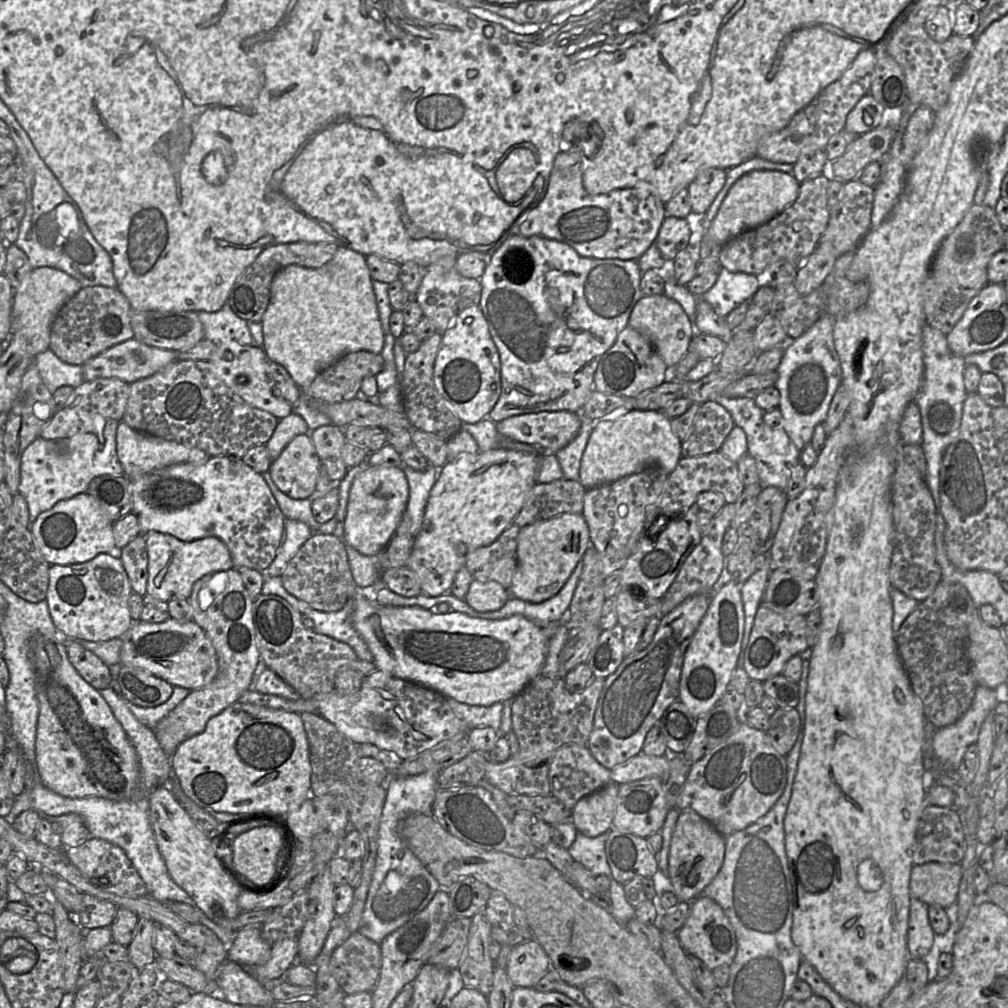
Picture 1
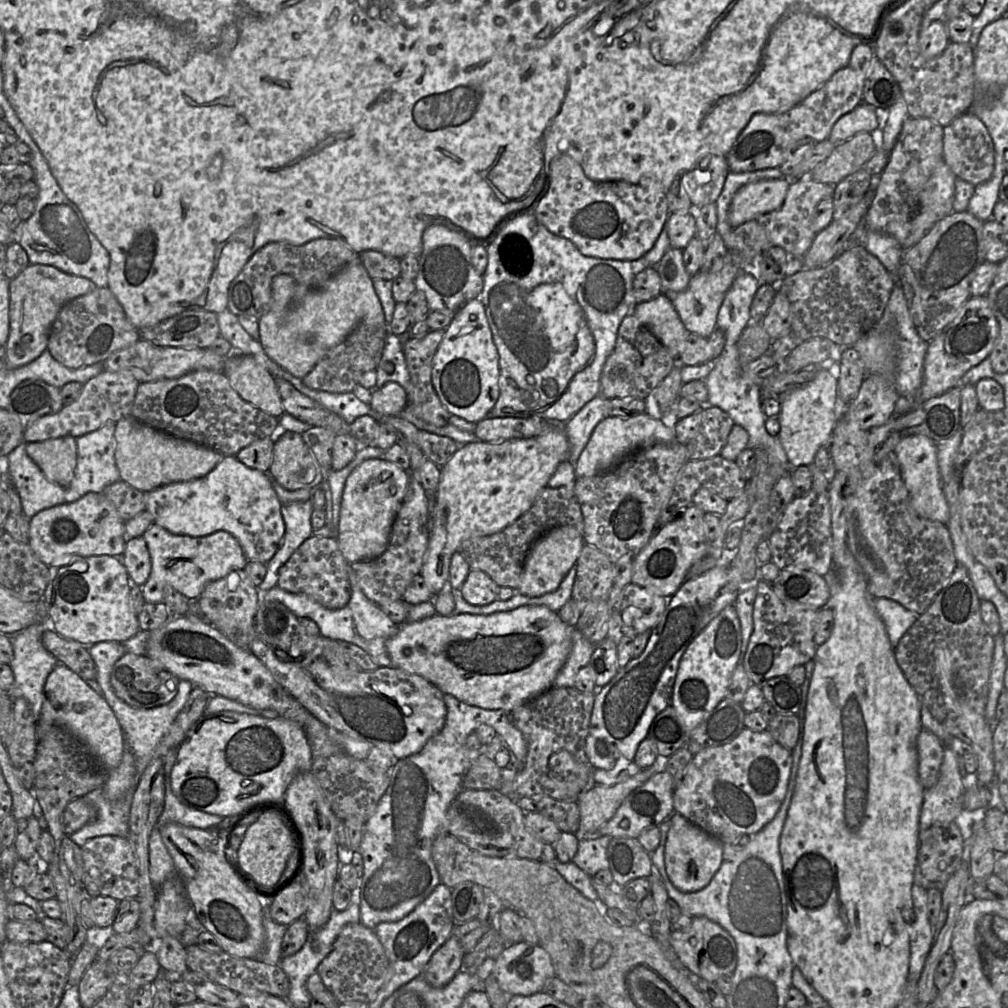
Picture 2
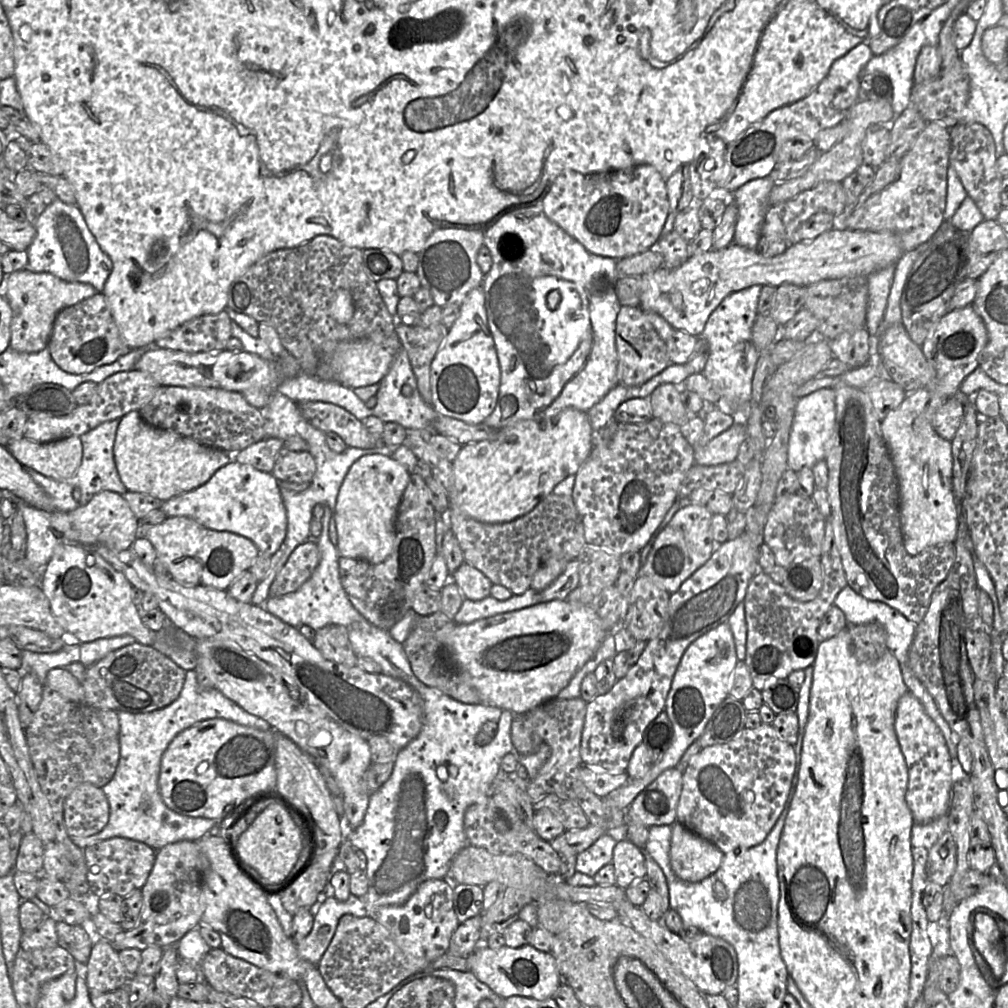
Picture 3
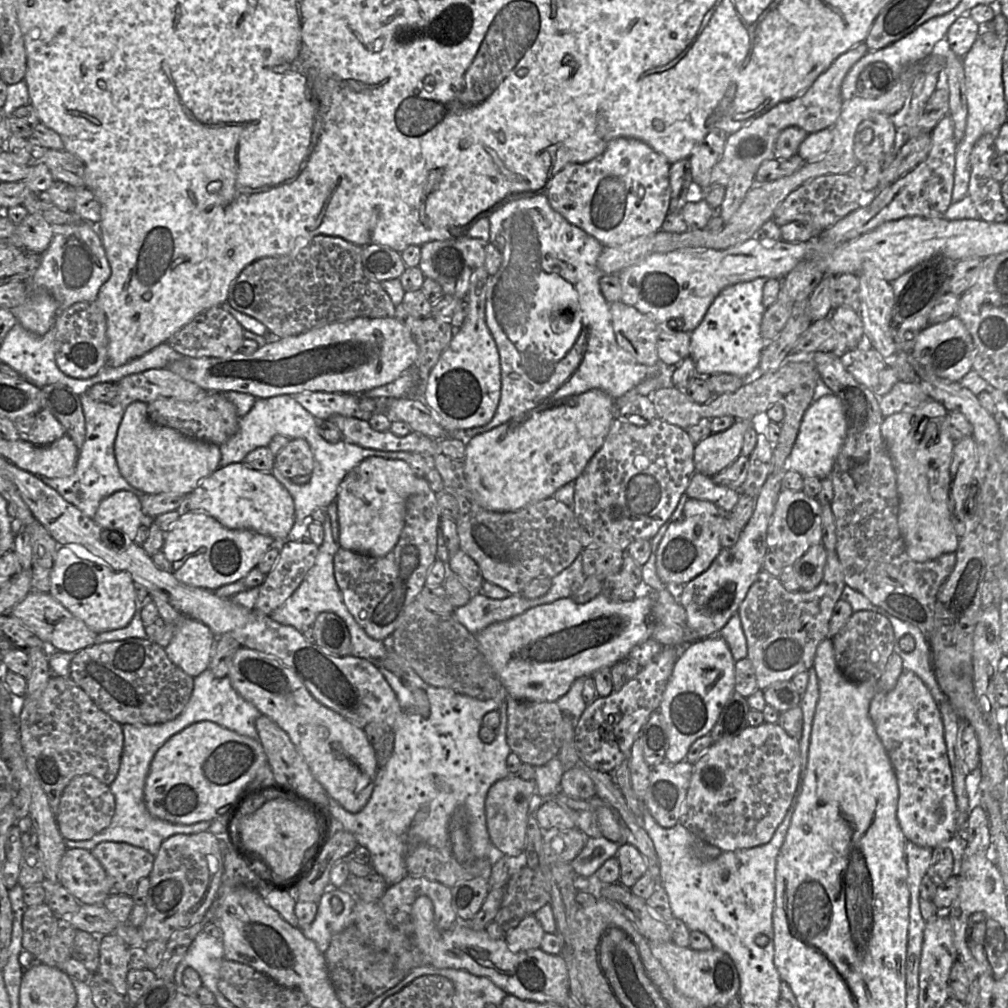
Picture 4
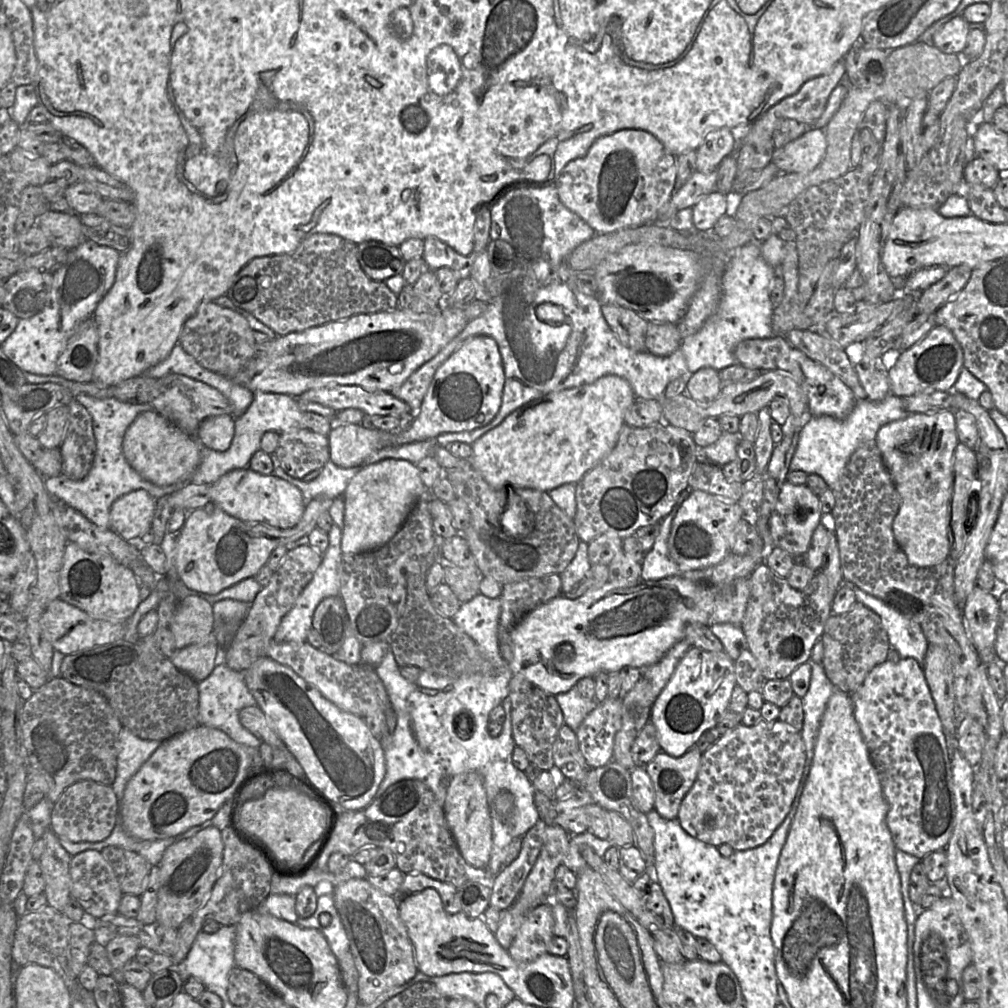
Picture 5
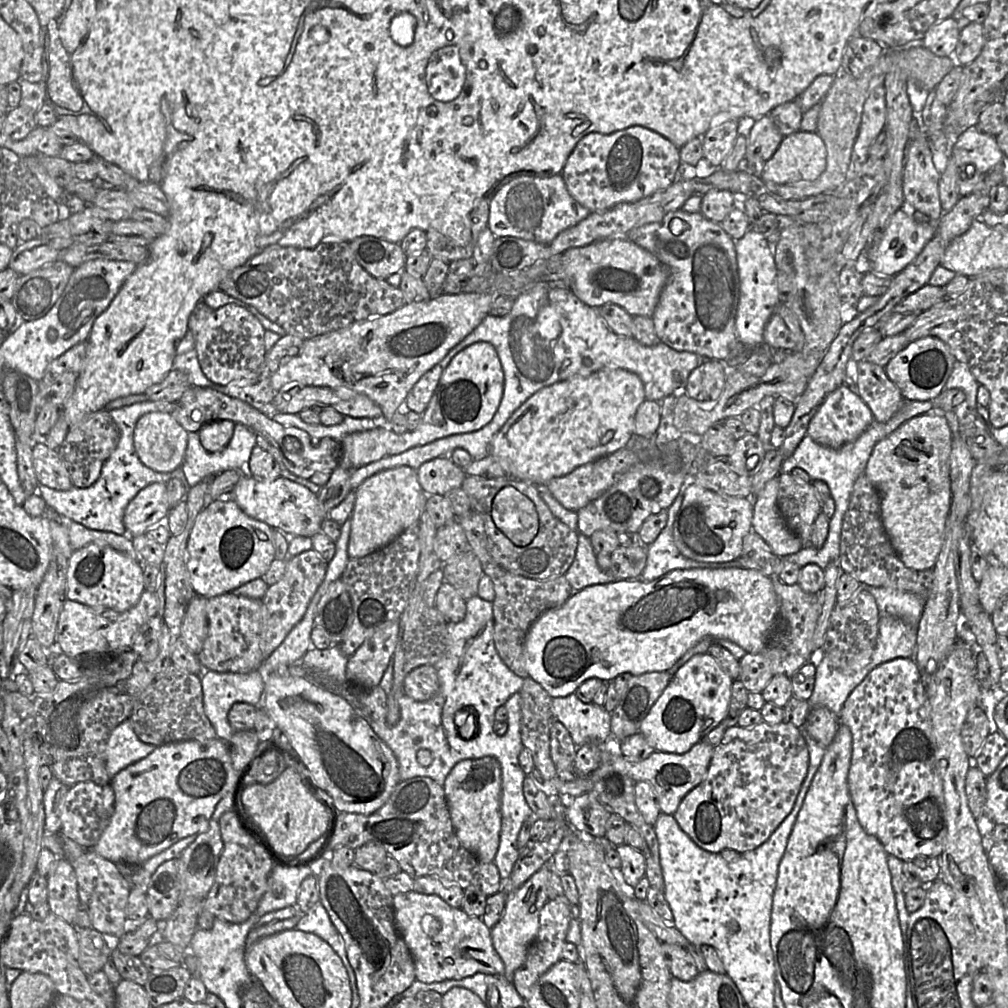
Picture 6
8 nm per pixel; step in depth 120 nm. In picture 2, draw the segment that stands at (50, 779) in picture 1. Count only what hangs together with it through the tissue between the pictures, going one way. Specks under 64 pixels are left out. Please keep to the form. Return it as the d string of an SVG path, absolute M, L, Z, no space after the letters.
M60 663L50 673L44 688L44 702L37 725L49 729L52 725L64 727L99 762L102 769L119 766L124 753L124 733L114 711L104 696L96 693L77 673Z

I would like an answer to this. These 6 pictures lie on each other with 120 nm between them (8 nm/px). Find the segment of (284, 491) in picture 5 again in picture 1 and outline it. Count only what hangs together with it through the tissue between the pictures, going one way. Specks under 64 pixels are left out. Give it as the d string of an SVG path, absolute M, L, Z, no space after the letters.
M211 456L203 464L179 463L130 478L133 510L141 534L161 532L181 541L190 542L205 537L217 537L228 547L234 568L251 568L265 573L281 545L285 516L262 474L253 470L237 456Z

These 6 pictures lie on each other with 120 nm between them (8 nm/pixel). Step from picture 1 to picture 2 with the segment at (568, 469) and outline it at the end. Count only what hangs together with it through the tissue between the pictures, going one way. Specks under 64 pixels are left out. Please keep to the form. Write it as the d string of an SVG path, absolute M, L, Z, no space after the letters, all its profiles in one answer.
M602 395L596 396L564 423L564 432L569 443L567 460L573 467L587 445L594 428L605 418L605 400Z

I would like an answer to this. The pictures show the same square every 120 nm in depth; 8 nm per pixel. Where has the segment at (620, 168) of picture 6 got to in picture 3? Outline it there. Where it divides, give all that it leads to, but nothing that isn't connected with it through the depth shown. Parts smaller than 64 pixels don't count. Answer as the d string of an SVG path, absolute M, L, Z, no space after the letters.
M651 165L581 173L564 170L541 201L546 217L589 252L617 259L656 248L669 214L666 180Z

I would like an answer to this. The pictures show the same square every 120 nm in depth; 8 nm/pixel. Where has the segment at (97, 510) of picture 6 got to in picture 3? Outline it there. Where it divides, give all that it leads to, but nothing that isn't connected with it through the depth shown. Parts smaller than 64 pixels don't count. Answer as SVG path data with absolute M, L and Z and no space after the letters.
M118 419L103 422L79 437L82 444L82 461L74 476L67 480L55 480L24 467L33 480L52 498L54 510L75 510L86 505L95 494L102 491L119 494L128 491L119 477L114 460L114 441L119 422Z

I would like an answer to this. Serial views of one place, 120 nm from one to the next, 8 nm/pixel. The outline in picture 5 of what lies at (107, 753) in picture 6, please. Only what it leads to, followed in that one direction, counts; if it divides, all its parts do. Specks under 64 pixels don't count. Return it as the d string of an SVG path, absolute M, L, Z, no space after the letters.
M122 727L117 741L116 777L111 785L118 801L123 797L128 781L137 773L161 743L158 740L141 739L128 728Z

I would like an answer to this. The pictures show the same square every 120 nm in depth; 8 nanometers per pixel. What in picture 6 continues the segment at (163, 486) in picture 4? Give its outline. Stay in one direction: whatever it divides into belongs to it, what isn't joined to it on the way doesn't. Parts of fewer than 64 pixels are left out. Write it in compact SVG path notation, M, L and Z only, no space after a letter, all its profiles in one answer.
M150 412L140 417L135 425L133 445L141 463L161 473L176 471L182 464L187 448L188 432L167 413Z

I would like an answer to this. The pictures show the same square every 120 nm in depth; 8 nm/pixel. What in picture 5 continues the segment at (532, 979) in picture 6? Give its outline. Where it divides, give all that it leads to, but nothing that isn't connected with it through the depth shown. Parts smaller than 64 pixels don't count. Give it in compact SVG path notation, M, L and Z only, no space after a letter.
M542 903L533 908L519 928L508 952L511 957L522 963L529 963L548 953L554 937L554 918L552 907Z

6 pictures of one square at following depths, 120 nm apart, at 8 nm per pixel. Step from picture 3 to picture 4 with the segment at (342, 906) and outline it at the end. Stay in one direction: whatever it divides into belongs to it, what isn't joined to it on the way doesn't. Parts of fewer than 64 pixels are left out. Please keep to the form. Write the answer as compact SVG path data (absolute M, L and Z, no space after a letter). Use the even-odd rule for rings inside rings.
M334 889L326 891L317 903L318 909L314 921L307 927L301 928L308 939L315 942L318 950L325 953L332 937L353 924L353 909L356 903L354 894ZM338 897L343 903L341 913L334 913L331 908L331 899Z

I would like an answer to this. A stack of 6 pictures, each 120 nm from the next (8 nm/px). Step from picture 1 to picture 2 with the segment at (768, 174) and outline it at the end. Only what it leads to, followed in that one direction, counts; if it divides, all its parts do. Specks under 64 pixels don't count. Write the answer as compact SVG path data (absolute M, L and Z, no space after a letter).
M788 178L762 180L742 187L734 195L729 207L730 226L735 229L747 221L779 209L791 181Z

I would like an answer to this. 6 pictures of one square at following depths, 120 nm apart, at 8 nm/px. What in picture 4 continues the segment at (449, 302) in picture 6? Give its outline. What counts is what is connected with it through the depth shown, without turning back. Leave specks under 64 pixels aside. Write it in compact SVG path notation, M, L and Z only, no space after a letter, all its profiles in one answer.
M395 317L355 318L328 324L297 336L282 339L269 334L267 343L249 355L237 352L224 358L185 356L171 362L167 369L207 392L235 391L250 394L256 399L278 395L294 395L305 391L360 394L396 380L404 370L413 365L417 356L418 347L410 331Z

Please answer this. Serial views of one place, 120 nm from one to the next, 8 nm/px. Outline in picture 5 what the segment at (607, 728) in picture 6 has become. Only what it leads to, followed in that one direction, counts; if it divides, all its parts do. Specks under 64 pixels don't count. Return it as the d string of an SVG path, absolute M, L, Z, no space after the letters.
M575 685L565 693L554 695L563 713L564 724L577 731L585 717L596 708L598 702L585 699Z

